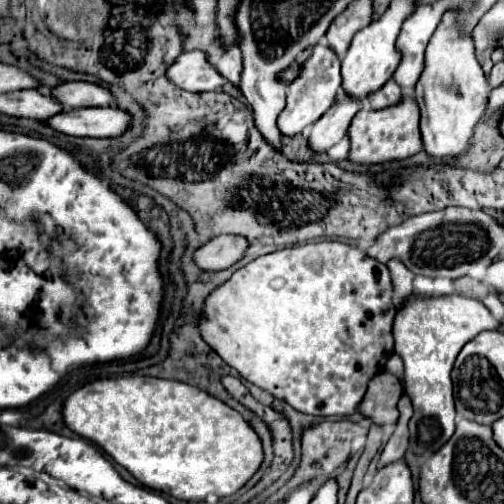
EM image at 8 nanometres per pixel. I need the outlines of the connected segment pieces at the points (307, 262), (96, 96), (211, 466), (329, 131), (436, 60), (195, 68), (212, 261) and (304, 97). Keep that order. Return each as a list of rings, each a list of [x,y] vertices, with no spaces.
[[[308,242],[308,244],[298,244],[292,248],[276,250],[266,256],[258,256],[256,260],[248,262],[246,266],[238,268],[230,280],[226,280],[222,286],[210,292],[202,306],[202,314],[198,320],[198,328],[202,338],[208,342],[208,346],[232,368],[240,372],[240,376],[262,390],[270,392],[272,396],[288,402],[292,408],[304,412],[304,414],[316,414],[316,416],[350,416],[354,414],[356,406],[362,402],[366,394],[368,382],[384,370],[386,360],[394,354],[394,338],[392,338],[392,322],[396,316],[396,308],[392,304],[392,282],[390,282],[390,272],[386,264],[380,264],[360,252],[354,246],[342,244],[342,242]]]
[[[64,82],[50,88],[50,96],[64,108],[108,106],[112,102],[112,94],[108,88],[90,82]]]
[[[154,376],[94,380],[66,398],[62,418],[72,432],[108,452],[140,484],[186,502],[206,500],[208,494],[216,494],[218,498],[232,496],[262,464],[262,442],[256,430],[236,410],[208,392],[176,380],[162,380]]]
[[[340,92],[338,102],[312,126],[308,136],[308,148],[318,154],[328,152],[334,144],[338,144],[344,138],[354,114],[360,108],[362,108],[360,100],[354,100],[348,94]]]
[[[454,12],[444,14],[442,26],[426,48],[426,68],[416,84],[420,108],[420,134],[424,150],[432,158],[460,158],[470,150],[470,138],[488,104],[488,80],[474,56],[474,42],[456,26]]]
[[[184,52],[180,54],[174,64],[168,66],[170,80],[174,86],[190,92],[210,92],[220,90],[220,86],[226,82],[210,64],[204,52]]]
[[[222,234],[222,236],[208,240],[204,246],[200,246],[194,252],[192,260],[200,270],[218,272],[218,270],[230,268],[234,262],[238,262],[246,250],[248,250],[246,238]]]
[[[318,44],[312,48],[312,54],[310,54],[310,50],[304,50],[298,56],[298,62],[294,66],[290,66],[290,70],[286,70],[286,74],[282,74],[282,78],[286,78],[286,84],[290,84],[290,88],[288,88],[288,96],[286,96],[286,108],[278,116],[278,130],[284,136],[296,136],[296,134],[302,134],[310,124],[314,124],[334,104],[340,82],[342,82],[340,58],[328,46]]]

